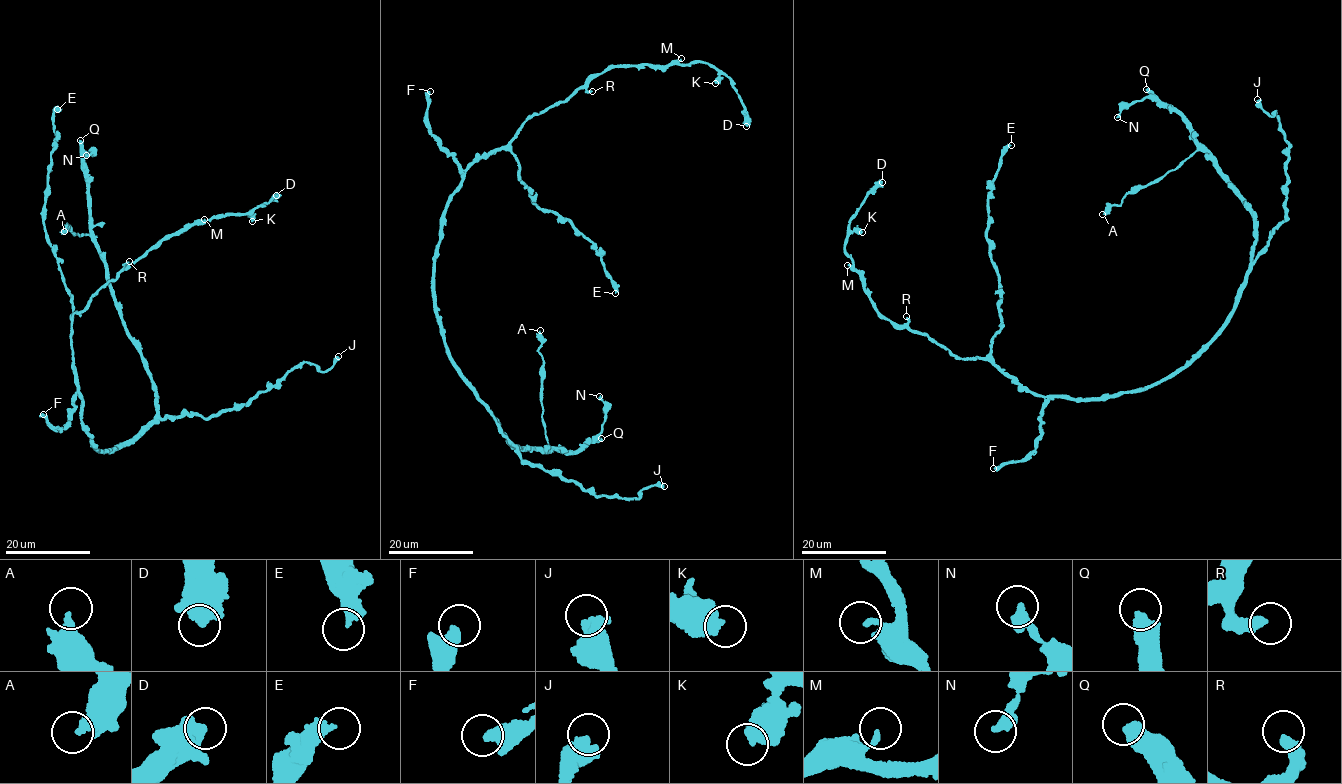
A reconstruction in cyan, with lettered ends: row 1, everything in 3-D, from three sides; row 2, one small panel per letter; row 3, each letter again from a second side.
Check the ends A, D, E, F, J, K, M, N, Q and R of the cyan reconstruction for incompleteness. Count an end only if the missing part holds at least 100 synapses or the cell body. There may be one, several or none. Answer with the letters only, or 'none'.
Q

